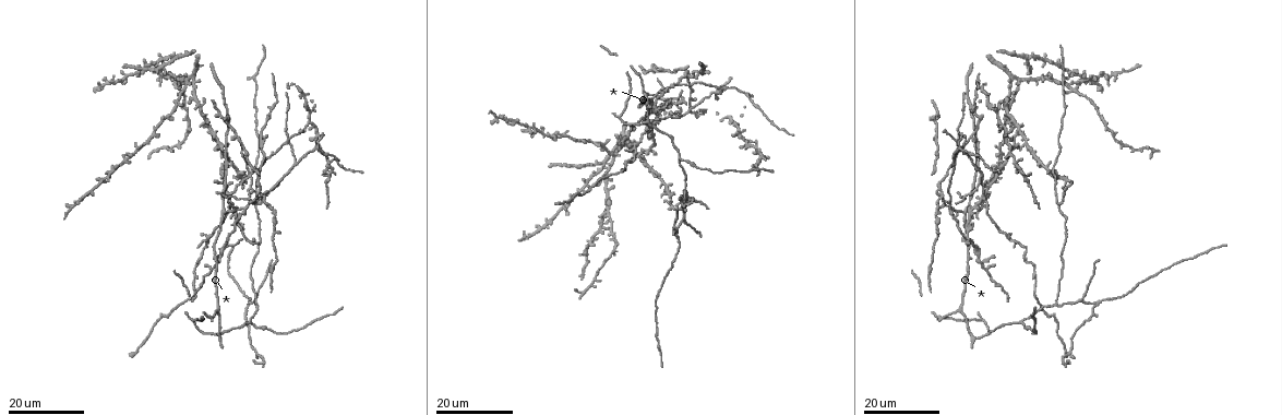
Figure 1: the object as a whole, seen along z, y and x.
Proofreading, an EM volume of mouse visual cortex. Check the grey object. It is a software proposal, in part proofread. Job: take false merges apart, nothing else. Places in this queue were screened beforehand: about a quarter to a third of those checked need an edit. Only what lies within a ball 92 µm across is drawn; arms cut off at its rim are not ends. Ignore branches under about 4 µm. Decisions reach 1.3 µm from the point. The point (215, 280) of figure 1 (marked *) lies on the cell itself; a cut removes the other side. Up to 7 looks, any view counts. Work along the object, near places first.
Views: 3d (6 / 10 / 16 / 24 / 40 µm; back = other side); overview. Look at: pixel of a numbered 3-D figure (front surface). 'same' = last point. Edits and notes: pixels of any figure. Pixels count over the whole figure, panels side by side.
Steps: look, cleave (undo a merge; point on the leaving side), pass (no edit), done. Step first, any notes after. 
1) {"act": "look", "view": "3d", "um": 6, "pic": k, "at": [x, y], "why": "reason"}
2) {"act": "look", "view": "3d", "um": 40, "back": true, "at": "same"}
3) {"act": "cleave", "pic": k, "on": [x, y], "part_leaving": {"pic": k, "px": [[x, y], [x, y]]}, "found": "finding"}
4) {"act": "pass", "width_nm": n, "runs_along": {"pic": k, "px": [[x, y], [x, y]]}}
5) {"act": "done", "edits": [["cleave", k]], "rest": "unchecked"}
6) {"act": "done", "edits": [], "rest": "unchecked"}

{"act": "look", "view": "3d", "um": 16, "pic": 1, "at": [644, 97], "why": "small branch off a trunk"}

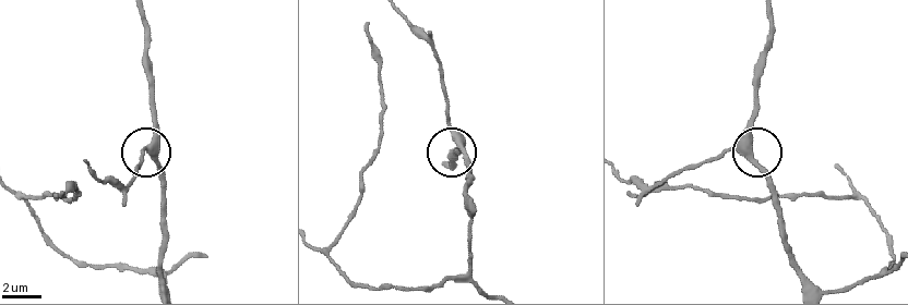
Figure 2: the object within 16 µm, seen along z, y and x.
{"act": "look", "view": "3d", "um": 10, "pic": 2, "at": [744, 152]}

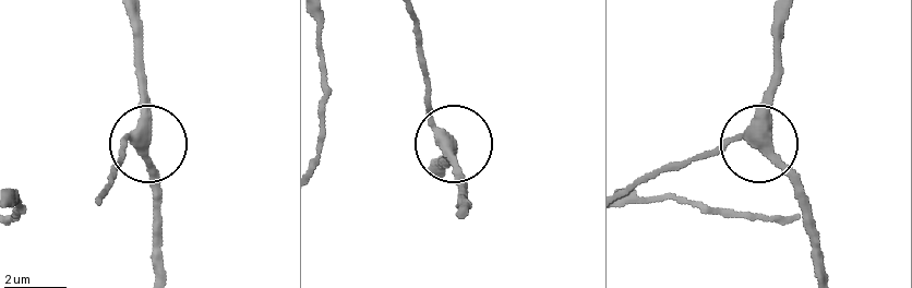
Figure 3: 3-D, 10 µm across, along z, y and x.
{"act": "pass", "width_nm": 340, "runs_along": {"pic": 3, "px": [[787, 15], [781, 79], [763, 133], [690, 156]]}, "found": "all the same cell"}

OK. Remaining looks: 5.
{"act": "look", "view": "3d", "um": 16, "pic": 1, "at": [297, 165], "why": "three-way junction"}

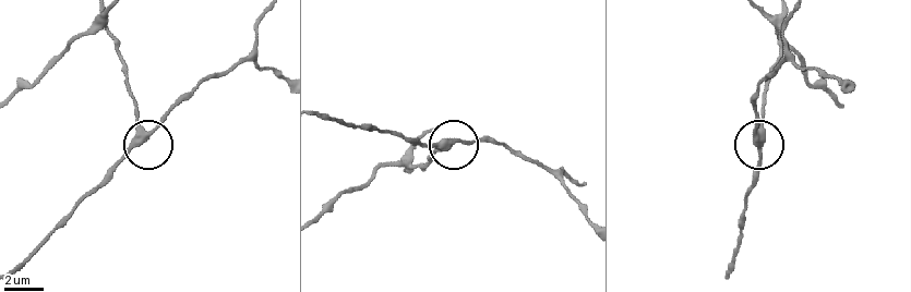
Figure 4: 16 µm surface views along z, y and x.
{"act": "look", "view": "3d", "um": 6, "pic": 4, "at": [450, 142]}

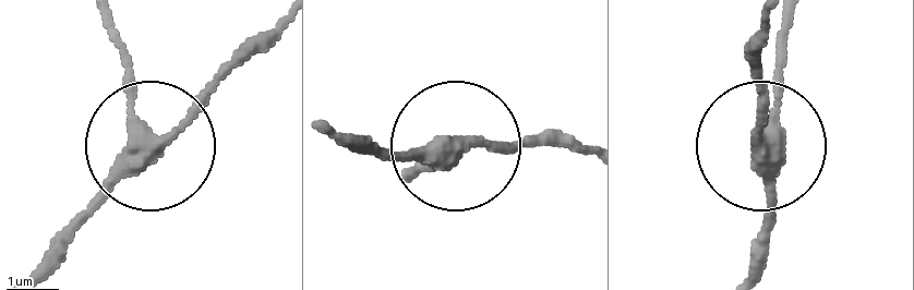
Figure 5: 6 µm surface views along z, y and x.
{"act": "pass", "arms": 3, "found": "continuous, no second cell"}

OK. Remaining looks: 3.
{"act": "look", "view": "3d", "um": 16, "pic": 1, "at": [987, 334], "why": "three arms meet"}

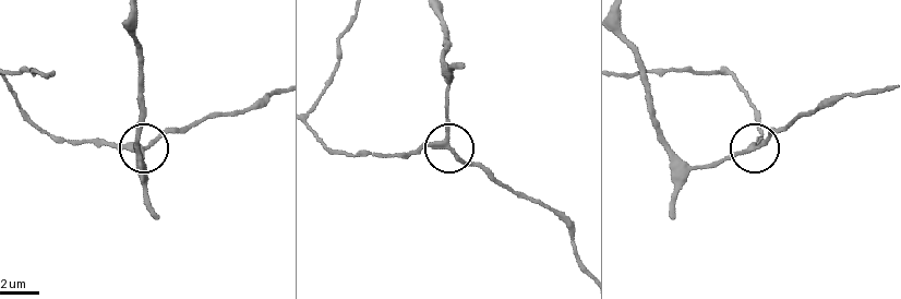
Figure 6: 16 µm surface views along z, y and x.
{"act": "look", "view": "3d", "um": 6, "pic": 6, "at": [141, 148], "why": "zoom in"}

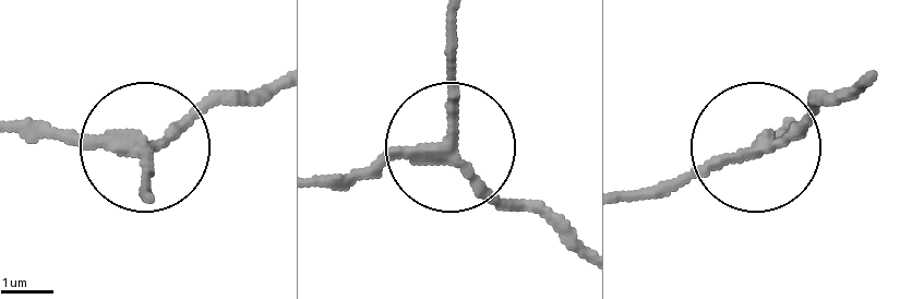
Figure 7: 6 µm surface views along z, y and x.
{"act": "pass", "arms": 3, "runs_along": {"pic": 7, "px": [[454, 16], [450, 143], [315, 172]]}, "found": "all the same cell"}

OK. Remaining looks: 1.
{"act": "done", "edits": [], "rest": "unchecked"}

